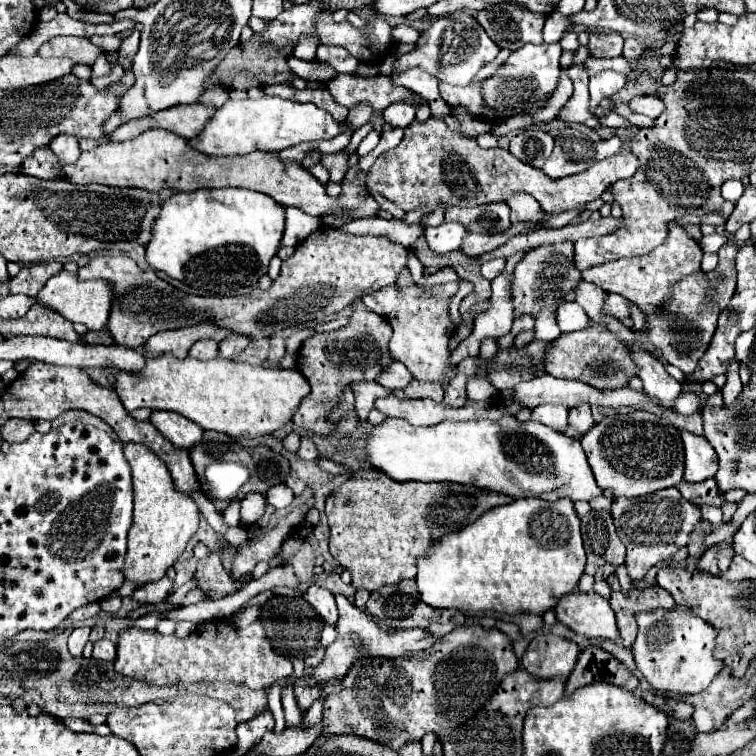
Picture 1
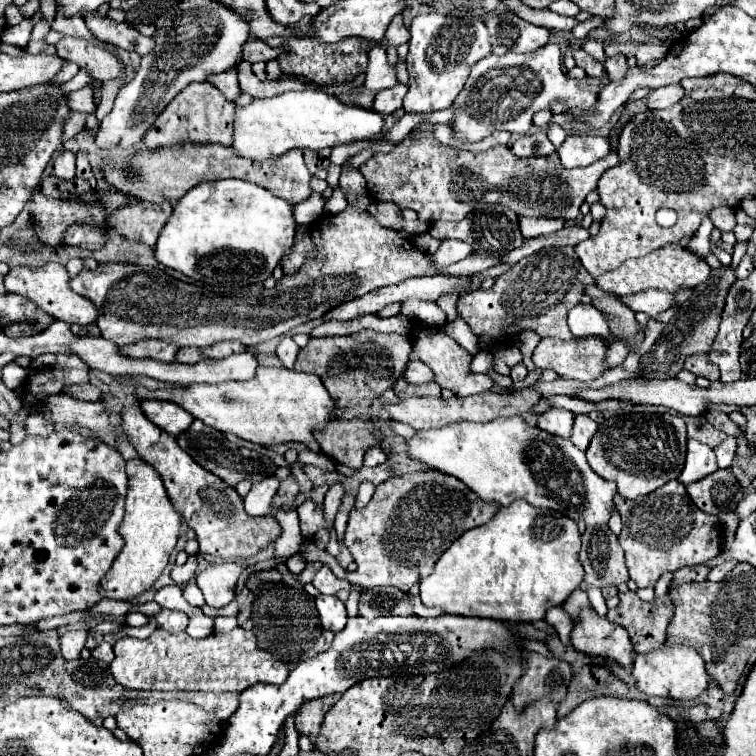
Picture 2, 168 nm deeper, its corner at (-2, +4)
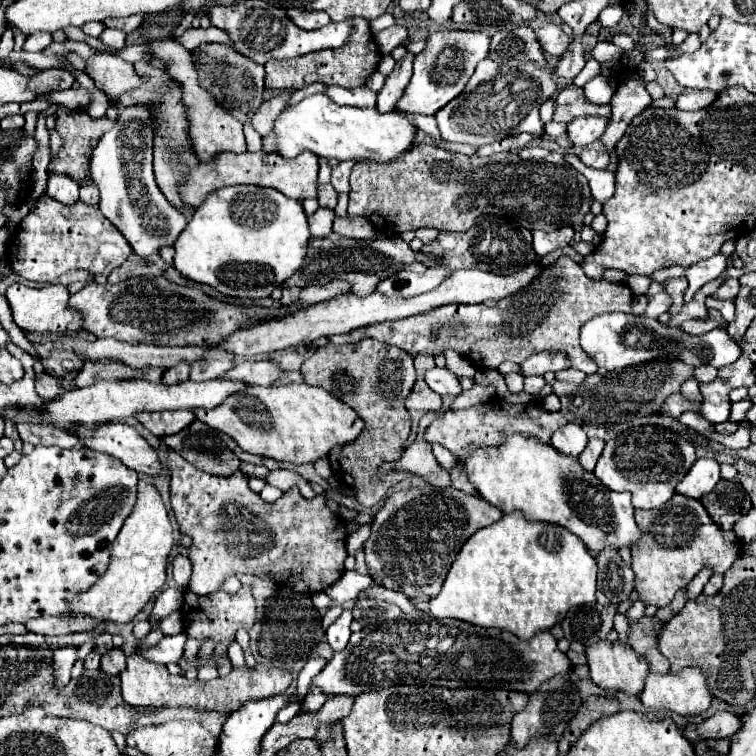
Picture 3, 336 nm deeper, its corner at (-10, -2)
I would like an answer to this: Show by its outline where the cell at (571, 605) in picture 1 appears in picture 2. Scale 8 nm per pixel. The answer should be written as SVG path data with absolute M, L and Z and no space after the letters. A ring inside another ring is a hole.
M582 610L572 630L572 646L586 656L600 656L614 660L620 666L632 664L634 646L622 626L612 624L608 618L598 616L594 610Z

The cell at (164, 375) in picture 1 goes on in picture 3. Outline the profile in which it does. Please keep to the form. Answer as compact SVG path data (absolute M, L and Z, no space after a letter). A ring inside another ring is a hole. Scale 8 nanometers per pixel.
M306 382L274 384L268 388L246 386L242 392L228 396L220 406L212 410L194 408L192 414L210 428L234 438L246 452L296 464L328 456L334 446L352 442L364 428L362 418L348 404L324 388Z

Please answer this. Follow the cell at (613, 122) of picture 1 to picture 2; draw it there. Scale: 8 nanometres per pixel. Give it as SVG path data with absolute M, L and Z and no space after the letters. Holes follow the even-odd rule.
M548 42L546 46L528 54L488 54L472 66L472 72L454 100L452 108L452 134L454 138L478 142L496 130L508 130L512 134L526 134L532 126L532 114L550 108L552 102L564 102L566 112L572 108L584 108L590 112L596 104L602 80L594 78L594 84L582 84L582 80L572 80L562 72L562 52L560 46Z

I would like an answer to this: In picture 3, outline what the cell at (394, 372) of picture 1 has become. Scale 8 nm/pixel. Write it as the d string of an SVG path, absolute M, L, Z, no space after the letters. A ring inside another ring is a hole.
M432 368L424 374L424 380L440 396L446 396L446 394L456 394L458 396L462 392L456 374L450 372L448 368Z

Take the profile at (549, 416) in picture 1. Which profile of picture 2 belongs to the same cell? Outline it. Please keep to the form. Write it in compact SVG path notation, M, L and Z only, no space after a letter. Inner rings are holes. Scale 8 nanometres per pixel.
M550 408L538 420L538 428L546 430L554 436L562 436L562 438L572 436L572 424L574 424L574 414L570 410L562 410L562 408Z

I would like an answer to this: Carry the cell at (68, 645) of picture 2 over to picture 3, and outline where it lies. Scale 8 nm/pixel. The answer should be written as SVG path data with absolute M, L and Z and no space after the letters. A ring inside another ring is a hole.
M64 646L54 650L54 672L58 676L58 688L70 682L70 672L78 660L78 646Z

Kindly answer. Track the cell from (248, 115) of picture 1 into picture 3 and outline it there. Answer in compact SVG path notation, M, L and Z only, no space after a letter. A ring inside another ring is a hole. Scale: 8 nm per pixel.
M314 94L302 102L284 108L274 120L272 134L276 136L276 154L296 158L304 150L320 158L336 160L376 160L390 162L412 148L416 126L404 118L402 112L380 114L376 108L338 106L326 94Z

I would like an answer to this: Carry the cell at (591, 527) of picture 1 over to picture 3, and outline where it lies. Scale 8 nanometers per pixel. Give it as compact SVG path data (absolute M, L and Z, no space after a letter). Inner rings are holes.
M606 548L596 556L598 564L598 590L600 604L620 604L634 590L634 572L620 558L618 548Z

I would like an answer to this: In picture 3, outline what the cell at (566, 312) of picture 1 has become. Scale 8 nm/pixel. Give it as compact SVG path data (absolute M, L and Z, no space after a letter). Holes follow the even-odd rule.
M608 312L598 314L580 328L580 346L588 356L594 358L594 362L606 370L622 370L630 364L656 360L656 358L680 358L690 366L710 364L714 368L722 368L726 364L732 364L742 354L740 346L730 340L726 330L710 330L702 336L690 336L682 332L680 328L670 328L666 324L660 324L658 320L634 316L626 312Z

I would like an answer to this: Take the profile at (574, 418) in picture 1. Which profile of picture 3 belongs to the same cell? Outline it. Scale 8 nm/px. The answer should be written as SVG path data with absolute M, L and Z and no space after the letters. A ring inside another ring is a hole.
M590 438L590 440L588 440L588 446L584 448L584 452L578 456L580 462L582 462L582 466L584 466L586 470L594 470L594 464L596 464L598 456L602 454L602 450L604 450L604 440L600 440L600 438Z

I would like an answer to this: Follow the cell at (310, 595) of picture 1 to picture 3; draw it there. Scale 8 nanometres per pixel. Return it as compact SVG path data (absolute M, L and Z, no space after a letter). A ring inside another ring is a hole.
M342 610L342 614L336 618L336 622L332 622L326 630L326 638L328 644L338 652L344 650L350 638L350 624L352 624L352 610Z

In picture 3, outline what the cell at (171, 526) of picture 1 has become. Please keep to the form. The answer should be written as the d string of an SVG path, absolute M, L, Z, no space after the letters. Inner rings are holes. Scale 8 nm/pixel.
M140 480L136 506L132 514L126 518L118 534L118 540L114 540L110 568L106 570L106 576L102 576L98 584L94 584L90 590L78 596L78 600L74 600L72 614L96 616L110 622L130 622L148 604L148 600L164 586L166 564L172 546L174 546L174 530L168 518L168 510L162 502L162 496L152 484Z

